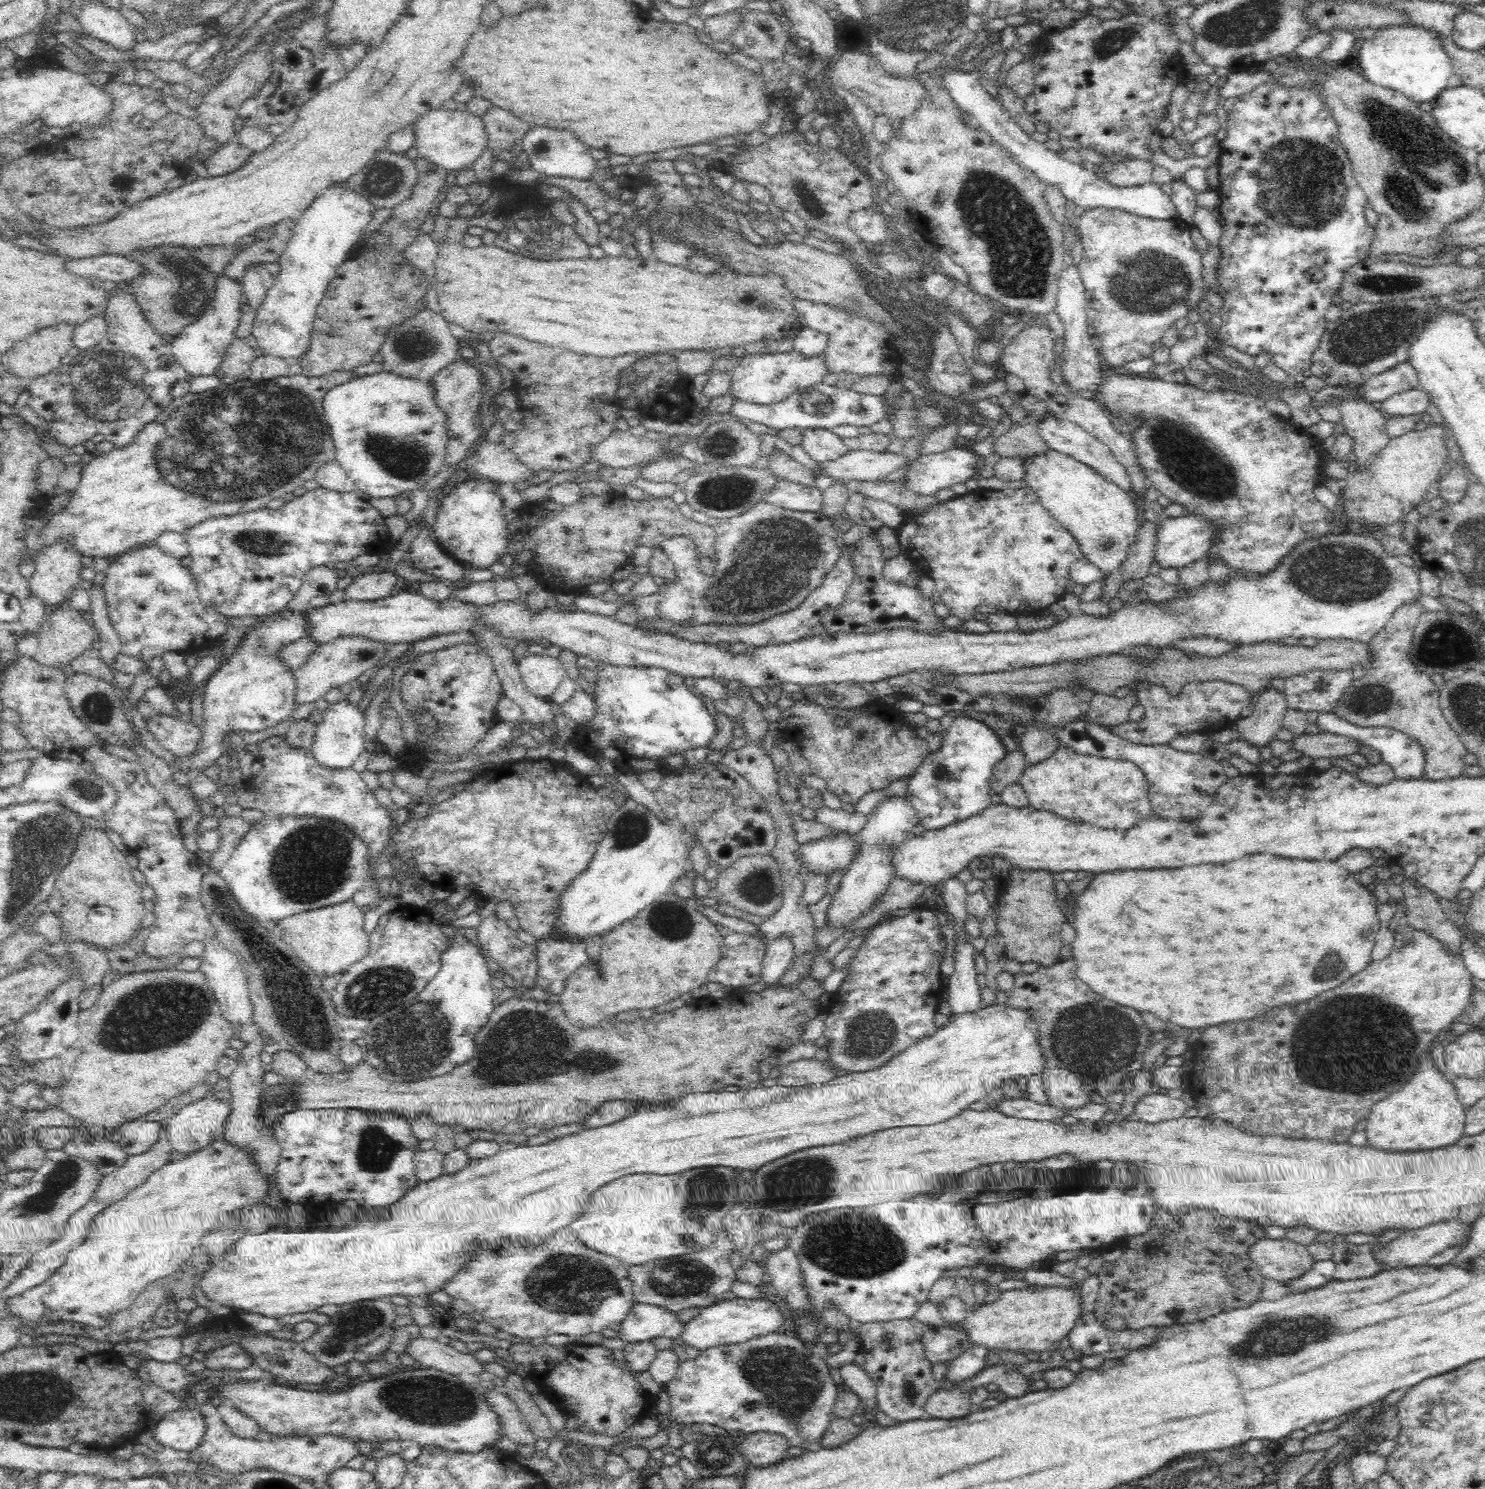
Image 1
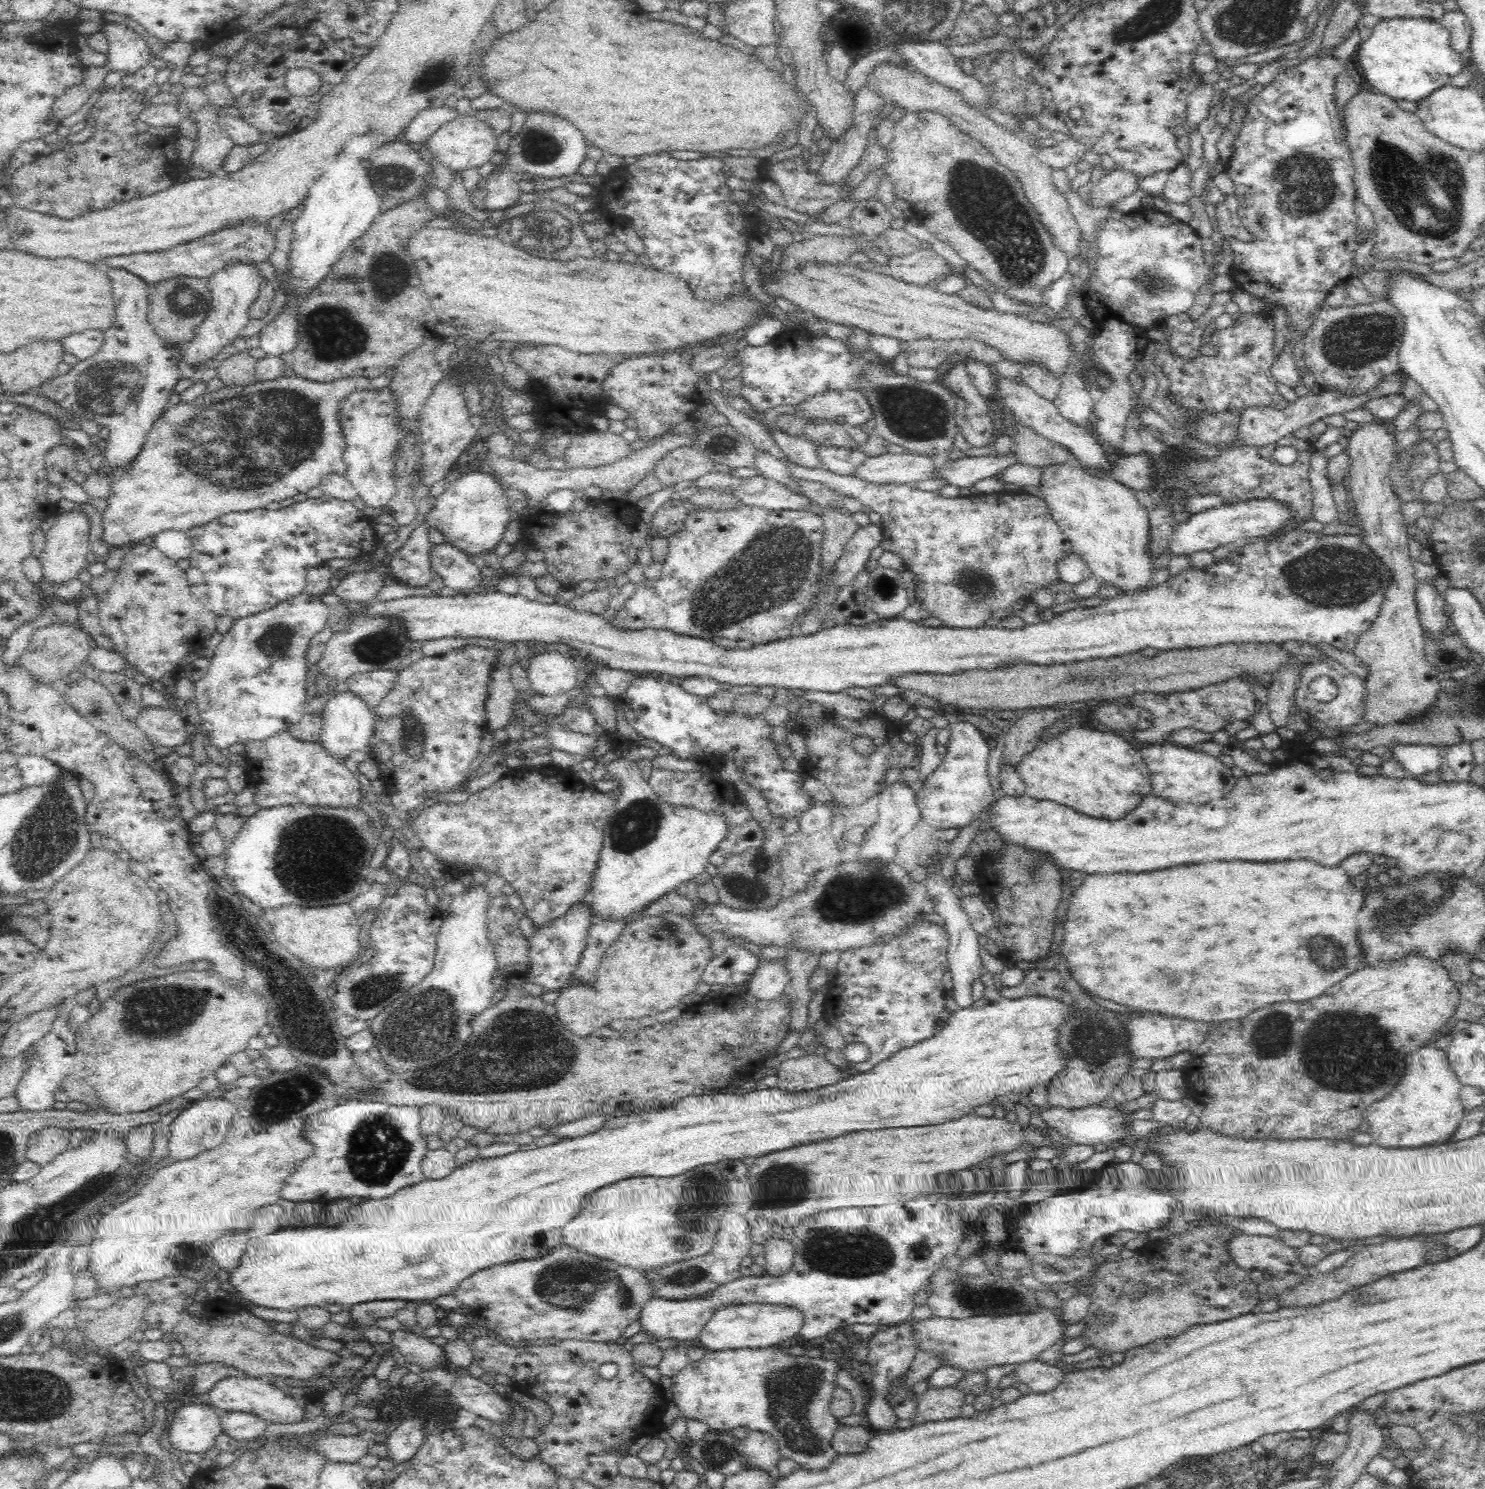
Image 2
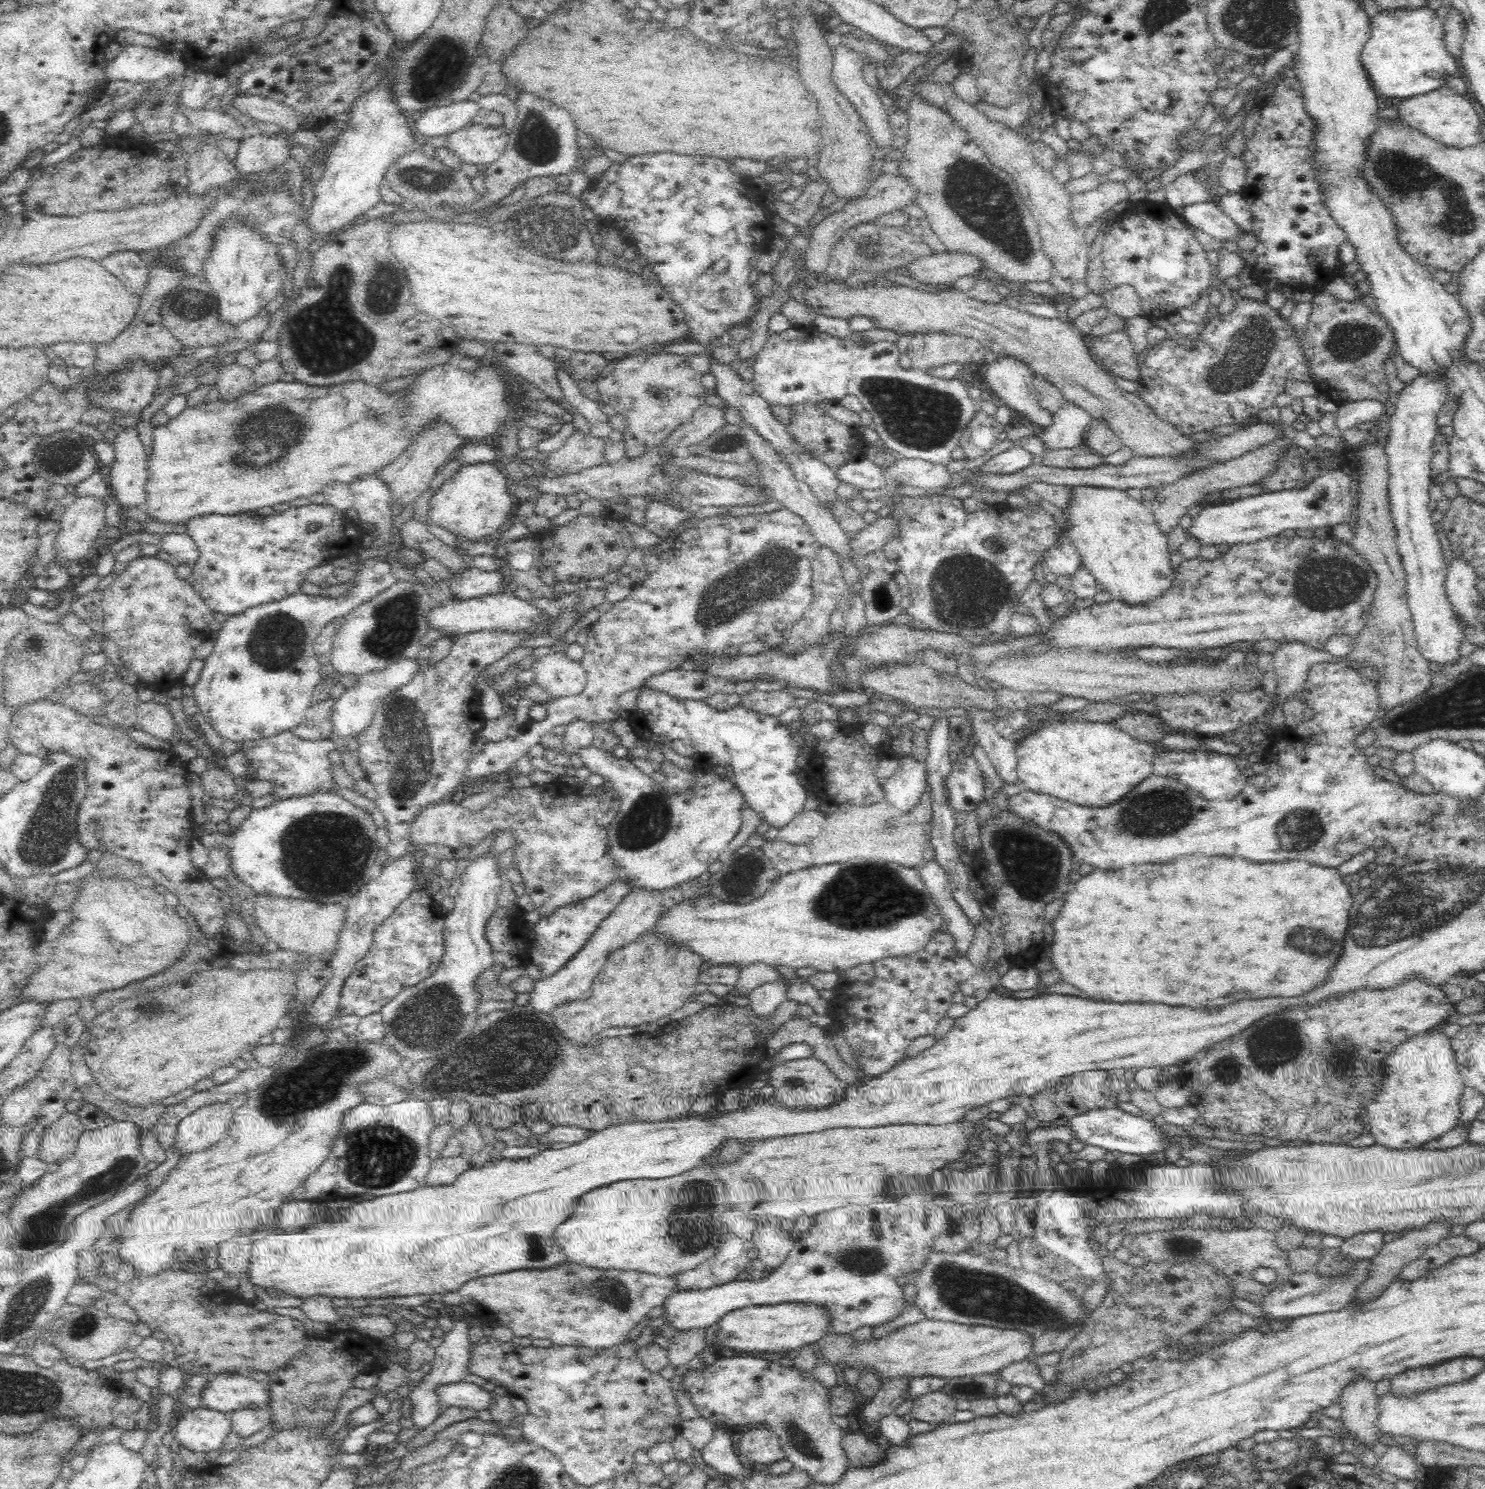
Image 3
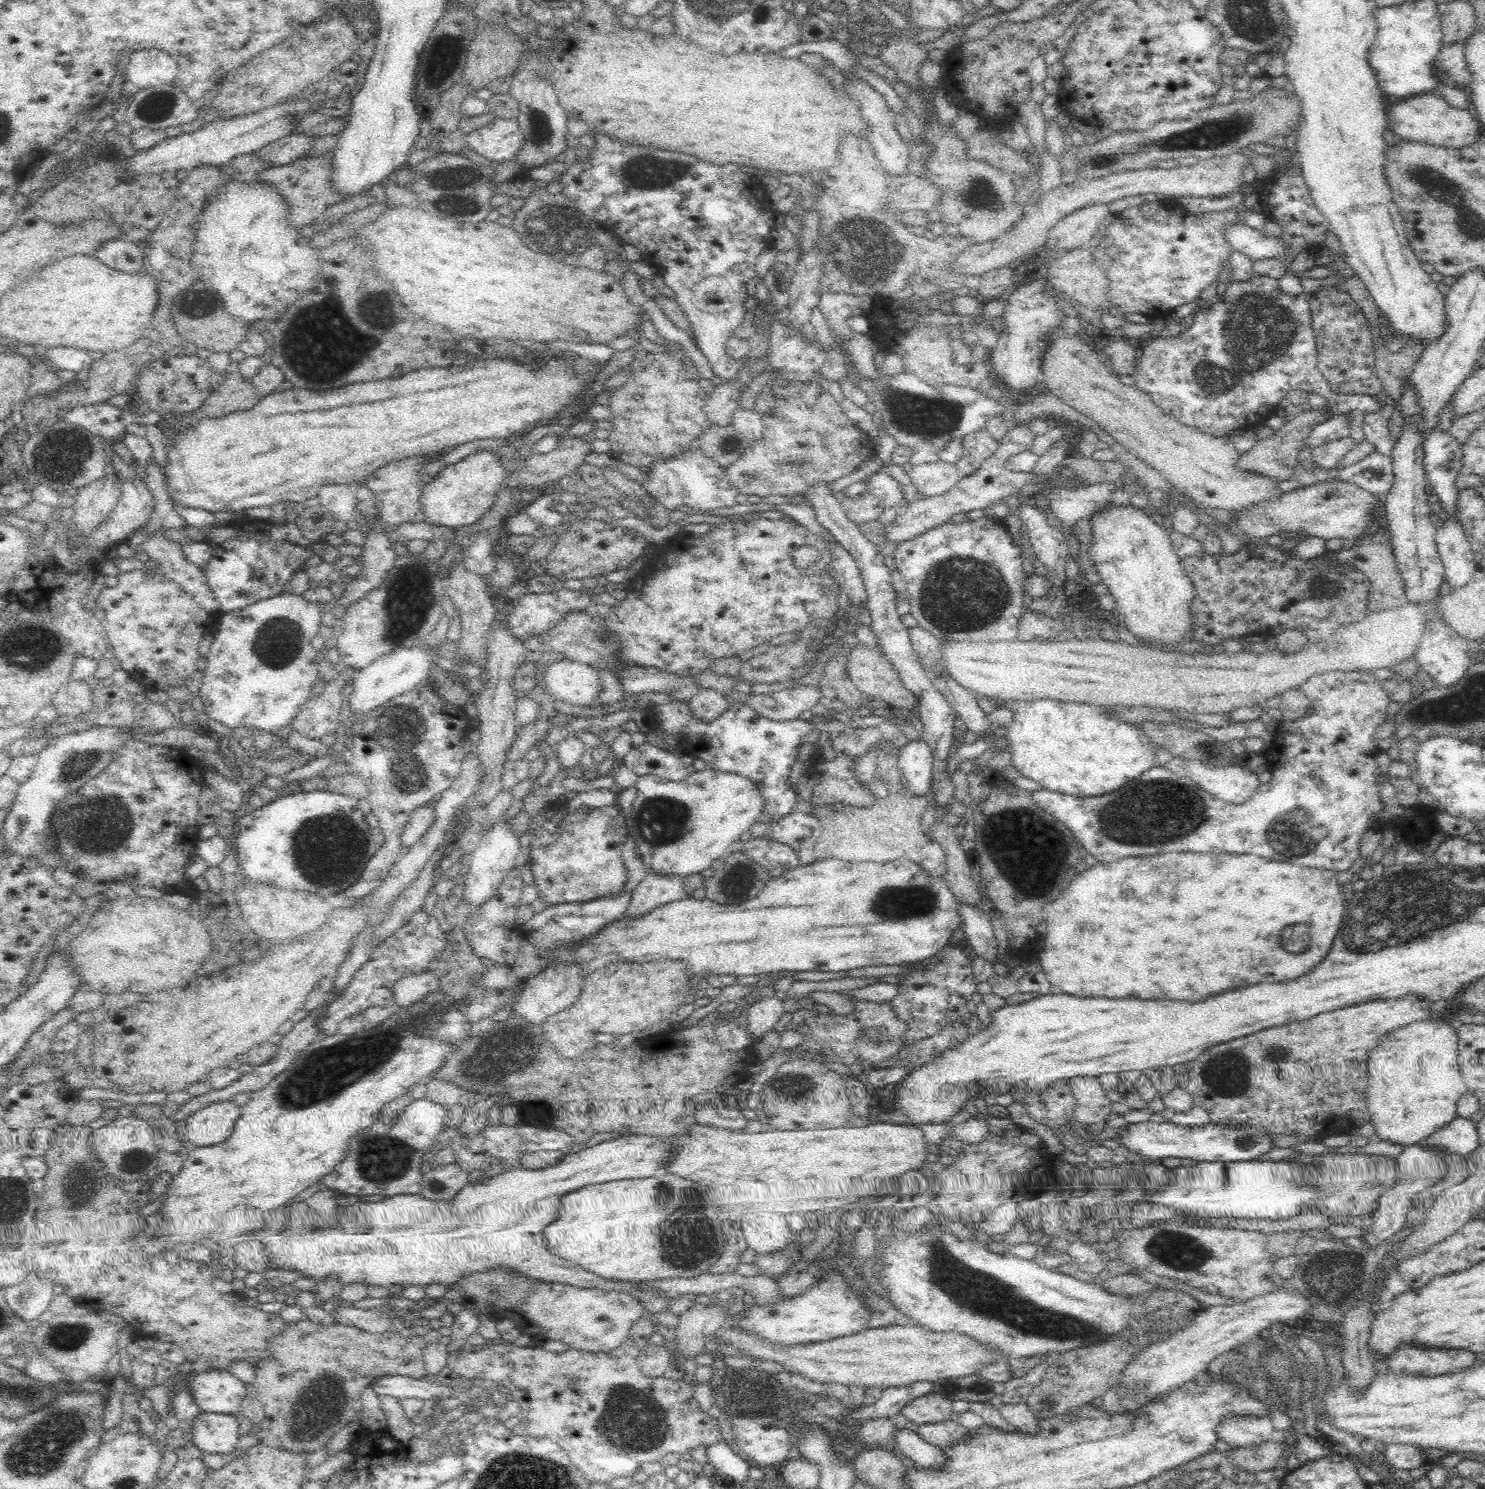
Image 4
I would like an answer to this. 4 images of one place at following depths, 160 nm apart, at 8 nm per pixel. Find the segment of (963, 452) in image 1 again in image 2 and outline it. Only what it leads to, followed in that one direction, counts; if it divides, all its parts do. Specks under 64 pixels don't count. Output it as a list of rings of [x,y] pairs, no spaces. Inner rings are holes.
[[[1009,452],[1008,454],[993,453],[992,455],[982,457],[963,457],[954,462],[945,459],[944,461],[939,462],[936,468],[936,477],[937,472],[941,470],[942,476],[944,477],[944,480],[946,480],[947,484],[958,486],[958,488],[968,488],[975,482],[978,482],[978,480],[984,480],[984,478],[1000,478],[1000,475],[1004,470],[1018,463],[1020,462],[1018,462],[1018,459],[1013,452]]]

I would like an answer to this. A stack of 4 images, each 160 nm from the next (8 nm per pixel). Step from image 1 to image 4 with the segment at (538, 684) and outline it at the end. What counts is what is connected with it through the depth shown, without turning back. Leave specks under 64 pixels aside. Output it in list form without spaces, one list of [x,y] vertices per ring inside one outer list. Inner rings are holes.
[[[561,658],[542,675],[553,700],[579,707],[592,707],[604,692],[598,671],[590,665]]]

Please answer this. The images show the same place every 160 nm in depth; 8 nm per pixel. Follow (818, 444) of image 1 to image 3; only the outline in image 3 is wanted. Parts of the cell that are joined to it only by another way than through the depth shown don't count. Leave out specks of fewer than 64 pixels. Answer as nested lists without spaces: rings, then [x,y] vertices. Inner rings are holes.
[[[866,456],[843,464],[835,473],[840,482],[858,489],[878,490],[886,488],[889,484],[883,475],[882,465],[872,463]]]

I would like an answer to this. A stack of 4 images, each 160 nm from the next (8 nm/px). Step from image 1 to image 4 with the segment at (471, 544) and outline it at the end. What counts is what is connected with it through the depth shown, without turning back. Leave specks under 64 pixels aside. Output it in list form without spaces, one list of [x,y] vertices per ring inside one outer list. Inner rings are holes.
[[[480,449],[461,458],[454,464],[446,465],[438,471],[429,482],[422,483],[420,504],[425,516],[425,522],[432,526],[461,527],[474,524],[490,506],[494,504],[495,495],[501,490],[510,466],[494,450]]]

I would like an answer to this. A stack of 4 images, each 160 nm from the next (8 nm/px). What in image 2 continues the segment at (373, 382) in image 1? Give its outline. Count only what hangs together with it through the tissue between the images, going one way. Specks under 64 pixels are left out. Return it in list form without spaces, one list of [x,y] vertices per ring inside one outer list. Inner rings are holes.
[[[386,387],[380,392],[354,391],[354,396],[348,396],[340,410],[340,422],[348,444],[346,452],[343,452],[343,459],[347,464],[344,477],[352,484],[366,506],[378,508],[381,512],[390,507],[390,500],[397,493],[392,471],[394,470],[392,454],[396,450],[396,442],[404,436],[404,428],[396,426],[399,421],[394,395]]]

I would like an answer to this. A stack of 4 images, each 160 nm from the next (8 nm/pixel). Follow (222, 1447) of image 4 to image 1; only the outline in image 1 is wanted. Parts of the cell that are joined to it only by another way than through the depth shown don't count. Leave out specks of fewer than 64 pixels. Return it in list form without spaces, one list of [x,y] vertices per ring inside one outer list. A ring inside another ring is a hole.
[[[180,1408],[166,1413],[153,1431],[160,1446],[192,1453],[200,1448],[207,1431],[207,1422],[198,1408]]]

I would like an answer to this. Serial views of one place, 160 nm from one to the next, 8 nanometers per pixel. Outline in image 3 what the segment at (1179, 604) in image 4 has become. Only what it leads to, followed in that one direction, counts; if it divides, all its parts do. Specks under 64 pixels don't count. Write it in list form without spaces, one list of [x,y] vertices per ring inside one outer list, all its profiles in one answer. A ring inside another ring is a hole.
[[[1072,487],[1072,498],[1065,510],[1070,528],[1065,531],[1074,543],[1075,549],[1092,576],[1101,584],[1101,588],[1110,592],[1112,601],[1122,601],[1127,605],[1147,605],[1151,600],[1159,599],[1174,586],[1175,569],[1170,565],[1167,535],[1155,523],[1149,505],[1128,497],[1125,491],[1115,488]]]

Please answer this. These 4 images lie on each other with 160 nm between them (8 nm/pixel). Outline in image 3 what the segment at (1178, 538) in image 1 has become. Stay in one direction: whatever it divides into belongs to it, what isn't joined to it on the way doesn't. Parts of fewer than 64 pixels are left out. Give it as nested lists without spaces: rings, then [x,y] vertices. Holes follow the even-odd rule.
[[[1333,467],[1304,486],[1284,491],[1260,494],[1241,498],[1222,505],[1210,505],[1202,508],[1193,518],[1189,534],[1198,538],[1201,544],[1248,544],[1273,536],[1284,530],[1316,530],[1327,528],[1329,532],[1338,524],[1350,524],[1354,506],[1352,501],[1352,480],[1342,472],[1342,468]]]

